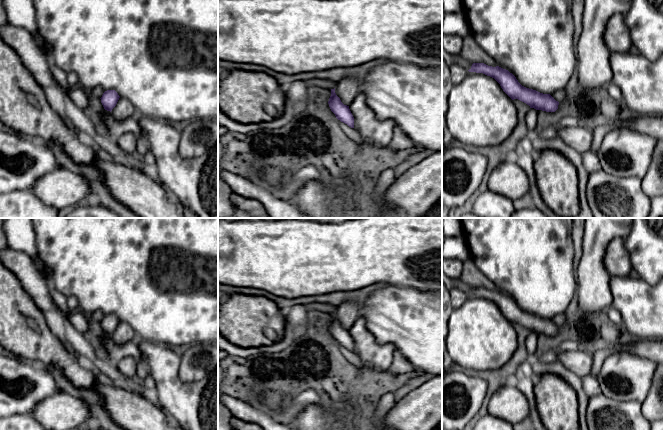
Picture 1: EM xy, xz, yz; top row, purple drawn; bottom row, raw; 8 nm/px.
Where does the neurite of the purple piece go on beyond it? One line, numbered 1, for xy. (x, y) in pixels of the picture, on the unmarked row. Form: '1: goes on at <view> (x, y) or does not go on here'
1: does not go on here

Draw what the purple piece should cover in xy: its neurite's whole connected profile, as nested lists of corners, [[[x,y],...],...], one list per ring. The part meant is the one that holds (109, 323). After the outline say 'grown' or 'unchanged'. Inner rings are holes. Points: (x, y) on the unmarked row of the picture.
[[[107,314],[103,317],[100,323],[104,333],[111,336],[116,330],[119,322],[120,320],[115,314]]]; unchanged

